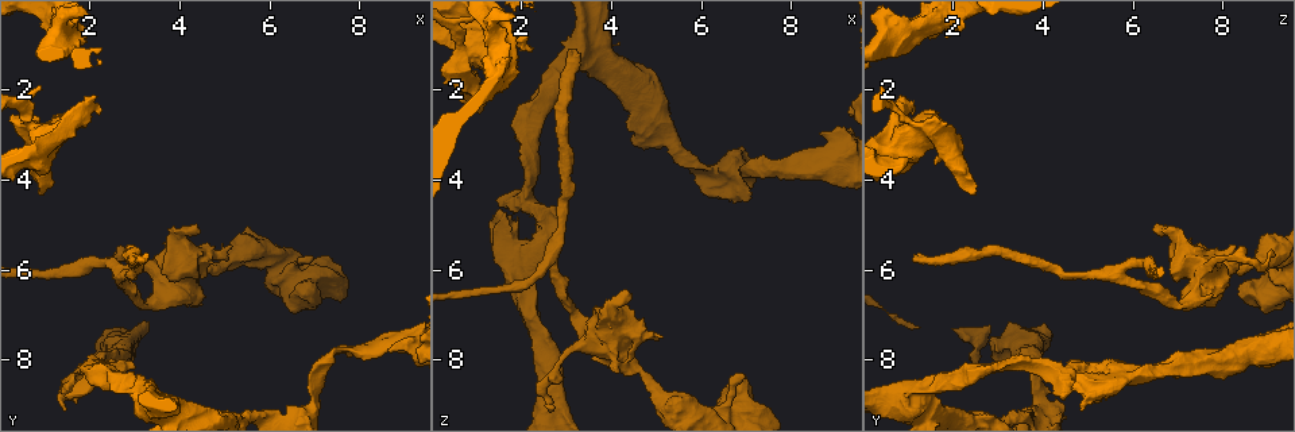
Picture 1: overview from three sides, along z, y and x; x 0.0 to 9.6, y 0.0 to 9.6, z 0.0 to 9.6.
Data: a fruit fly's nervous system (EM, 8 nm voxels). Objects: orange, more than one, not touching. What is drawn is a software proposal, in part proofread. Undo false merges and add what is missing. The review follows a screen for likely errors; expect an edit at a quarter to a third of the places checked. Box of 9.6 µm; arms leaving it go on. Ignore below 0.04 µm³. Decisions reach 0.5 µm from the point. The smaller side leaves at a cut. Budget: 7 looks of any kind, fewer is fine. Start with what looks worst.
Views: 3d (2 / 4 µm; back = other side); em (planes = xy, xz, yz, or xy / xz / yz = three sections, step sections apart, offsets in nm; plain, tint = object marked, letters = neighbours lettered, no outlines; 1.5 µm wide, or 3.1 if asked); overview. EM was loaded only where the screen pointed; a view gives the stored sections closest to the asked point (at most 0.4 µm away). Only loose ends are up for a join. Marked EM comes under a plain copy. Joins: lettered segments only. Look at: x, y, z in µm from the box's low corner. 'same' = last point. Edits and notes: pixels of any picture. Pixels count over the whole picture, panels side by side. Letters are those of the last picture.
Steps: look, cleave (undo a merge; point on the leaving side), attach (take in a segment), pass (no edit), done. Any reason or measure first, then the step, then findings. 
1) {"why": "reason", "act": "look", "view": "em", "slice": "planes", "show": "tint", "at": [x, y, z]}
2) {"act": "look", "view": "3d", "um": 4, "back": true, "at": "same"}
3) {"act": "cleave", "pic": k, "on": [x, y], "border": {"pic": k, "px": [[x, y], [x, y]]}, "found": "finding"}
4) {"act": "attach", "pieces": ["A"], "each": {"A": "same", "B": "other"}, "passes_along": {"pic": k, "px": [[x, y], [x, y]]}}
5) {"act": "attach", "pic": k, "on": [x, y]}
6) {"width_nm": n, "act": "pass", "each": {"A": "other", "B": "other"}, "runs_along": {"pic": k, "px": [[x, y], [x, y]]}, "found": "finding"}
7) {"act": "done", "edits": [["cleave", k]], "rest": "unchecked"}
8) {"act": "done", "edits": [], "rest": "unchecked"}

{"why": "branch stops here", "act": "look", "view": "3d", "um": 4, "at": [3.30, 5.85, 1.15]}

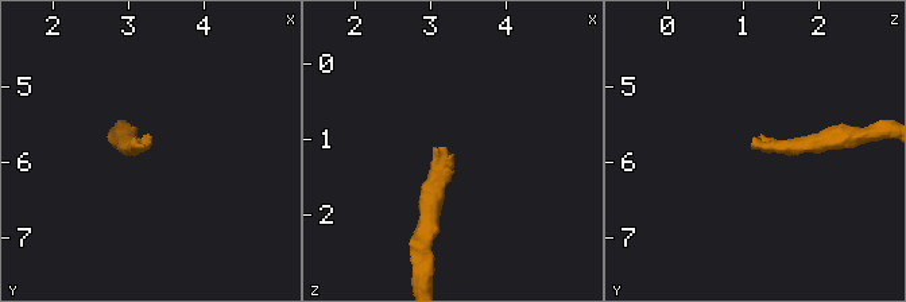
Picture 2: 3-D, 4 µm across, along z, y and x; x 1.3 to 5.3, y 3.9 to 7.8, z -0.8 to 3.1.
{"act": "look", "view": "em", "slice": "xy", "step": 4, "show": "letters", "at": [3.25, 5.80, 1.15]}

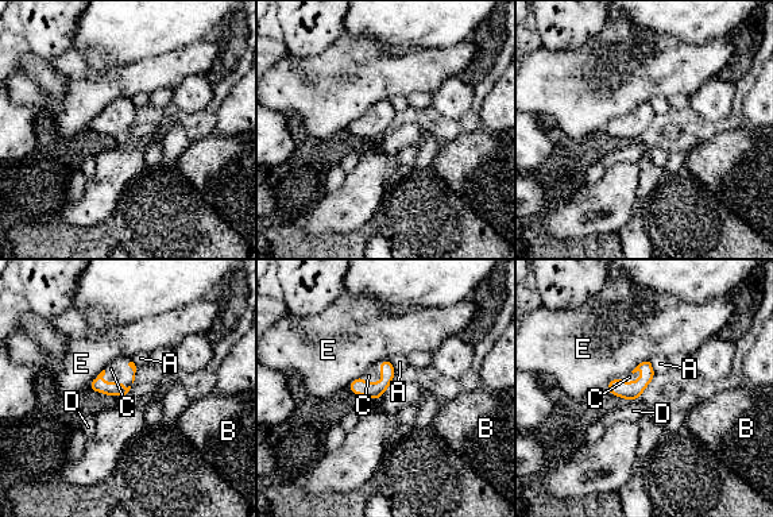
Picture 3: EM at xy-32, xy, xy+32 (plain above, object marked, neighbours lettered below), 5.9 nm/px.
{"act": "attach", "pieces": ["C"], "each": {"A": "other", "B": "other", "C": "same", "D": "other", "E": "other"}, "passes_along": {"pic": 3, "px": [[115, 389], [111, 382], [118, 370]]}, "found": "it goes on there"}

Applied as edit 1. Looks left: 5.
{"why": "see it whole again", "act": "look", "view": "overview"}

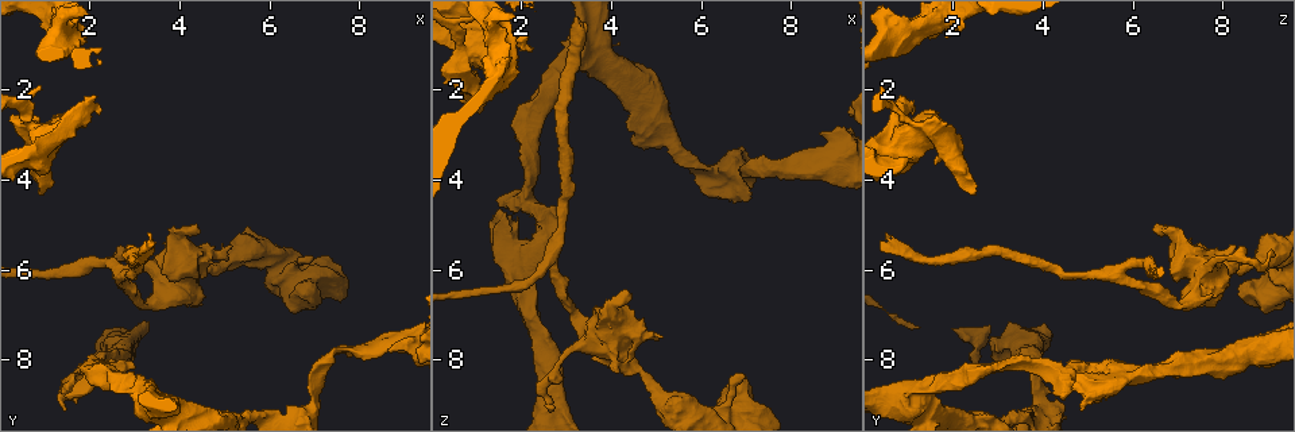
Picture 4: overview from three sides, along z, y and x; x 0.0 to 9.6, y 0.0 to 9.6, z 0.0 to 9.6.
{"why": "touches itself", "act": "look", "view": "3d", "um": 4, "at": [1.35, 8.80, 5.00]}

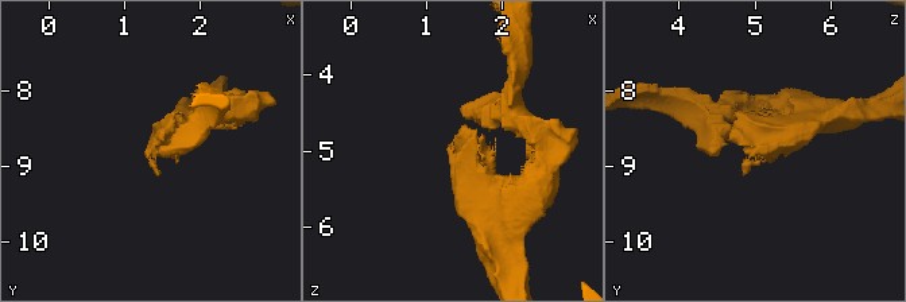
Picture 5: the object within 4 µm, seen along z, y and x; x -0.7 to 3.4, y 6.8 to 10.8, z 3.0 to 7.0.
{"act": "look", "view": "em", "um": 3.1, "slice": "xy", "step": 16, "show": "tint", "at": [1.35, 8.90, 5.00]}

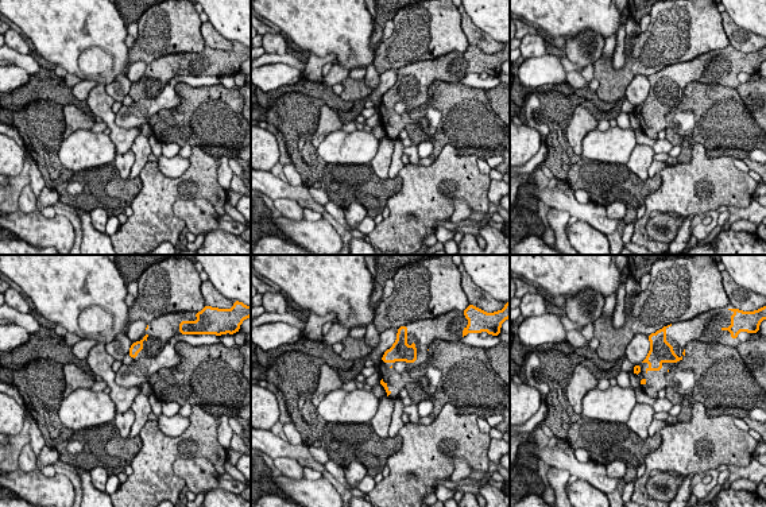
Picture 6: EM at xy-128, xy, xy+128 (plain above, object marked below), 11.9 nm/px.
{"why": "see the neighbours", "act": "look", "view": "em", "um": 3.1, "slice": "xy", "step": 16, "show": "letters", "at": "same"}

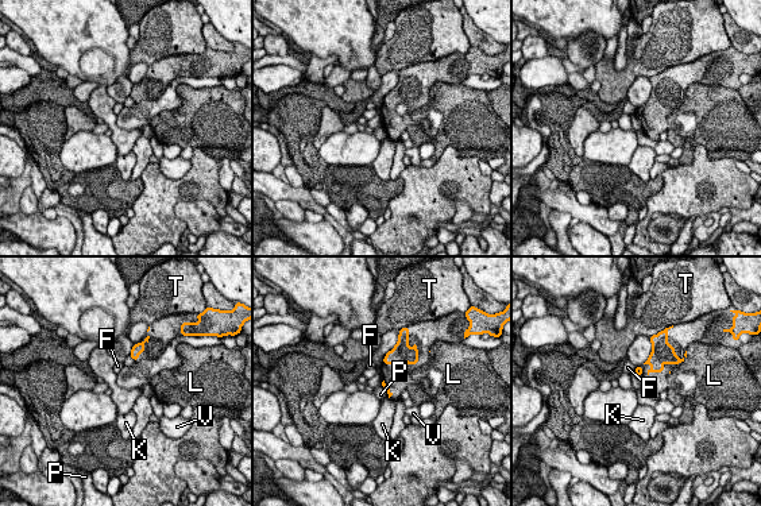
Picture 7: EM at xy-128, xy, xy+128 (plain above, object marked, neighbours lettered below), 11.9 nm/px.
{"act": "pass", "each": {"F": "other", "K": "other", "L": "other", "P": "other", "T": "other", "V": "other"}, "border": {"pic": 7, "px": [[634, 373], [638, 378]]}, "found": "continuous, no second neuron"}

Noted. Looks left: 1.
{"act": "done", "edits": [["attach", 3]], "rest": "unchecked"}

